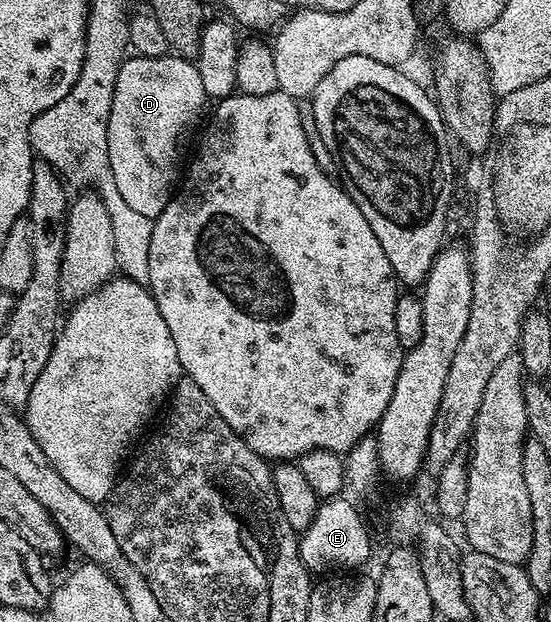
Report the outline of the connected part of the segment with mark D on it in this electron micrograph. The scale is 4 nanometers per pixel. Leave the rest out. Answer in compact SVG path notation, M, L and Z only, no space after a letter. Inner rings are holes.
M130 56L123 61L116 76L112 108L108 116L108 160L112 168L112 180L116 180L116 188L132 212L140 212L140 216L148 216L152 220L164 212L180 178L178 161L182 158L182 141L197 124L202 114L202 105L207 105L207 102L198 67L189 58Z

